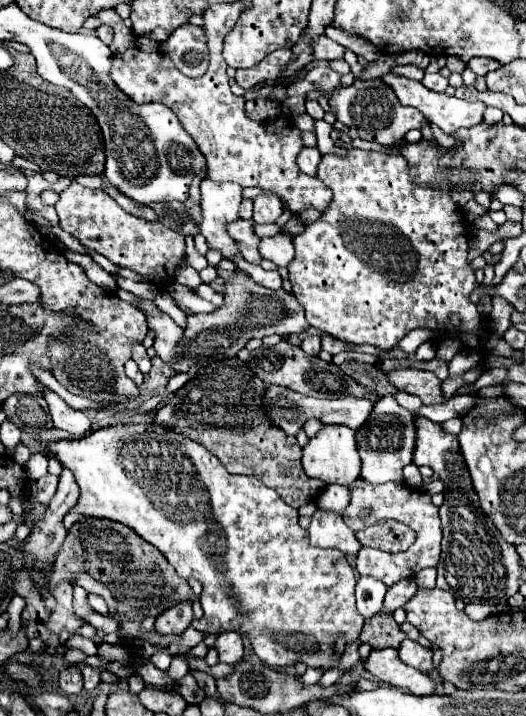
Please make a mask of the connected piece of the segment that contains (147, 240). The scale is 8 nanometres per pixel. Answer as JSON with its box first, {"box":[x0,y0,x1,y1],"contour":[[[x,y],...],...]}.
{"box":[55,181,185,289],"contour":[[[77,181],[59,193],[55,209],[59,215],[59,227],[63,231],[71,233],[83,245],[99,251],[115,265],[135,269],[141,275],[153,275],[161,279],[163,289],[175,281],[173,271],[177,267],[177,261],[185,255],[185,237],[181,233],[165,227],[163,223],[137,219],[123,211],[105,191],[87,189]]]}

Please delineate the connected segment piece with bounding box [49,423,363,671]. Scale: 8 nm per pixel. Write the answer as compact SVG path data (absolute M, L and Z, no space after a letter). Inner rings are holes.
M129 423L129 425L115 425L115 427L107 427L107 429L99 429L93 431L91 435L83 437L83 439L67 439L67 441L55 441L51 447L51 455L57 457L61 461L63 467L71 469L79 489L81 489L81 497L75 505L75 509L65 515L63 525L69 529L69 525L81 521L81 517L107 517L113 521L119 521L131 529L135 529L145 541L149 541L151 545L155 545L165 559L173 565L173 569L177 571L177 575L189 579L195 577L201 585L203 585L203 593L201 593L201 607L203 607L203 617L201 619L193 619L193 627L203 631L203 633L215 633L215 631L229 631L229 629L237 629L239 633L243 633L249 641L251 647L255 651L255 655L265 661L269 667L291 667L295 663L305 663L307 667L315 667L321 671L329 671L333 667L339 667L343 653L335 651L335 643L339 637L345 639L345 643L353 643L359 639L359 633L363 629L363 615L357 611L355 607L355 571L353 567L347 563L345 555L337 549L317 549L317 547L309 547L309 537L307 531L299 527L297 519L297 509L289 507L279 495L277 491L273 491L271 487L263 485L257 477L251 475L231 475L223 469L223 465L217 461L217 457L213 453L209 453L207 449L203 449L199 443L189 441L187 437L181 437L179 433L169 433L165 431L165 427L155 425L155 423Z

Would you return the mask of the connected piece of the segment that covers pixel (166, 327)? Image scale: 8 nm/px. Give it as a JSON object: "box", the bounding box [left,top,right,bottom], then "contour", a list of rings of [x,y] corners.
{"box":[115,288,181,363],"contour":[[[117,288],[115,294],[119,299],[131,303],[131,305],[137,305],[145,315],[147,315],[147,325],[149,329],[155,333],[155,351],[157,355],[165,361],[165,363],[171,363],[171,359],[177,355],[175,353],[175,345],[177,341],[181,339],[181,327],[167,315],[163,313],[155,301],[149,301],[149,299],[139,299],[135,297],[133,293],[129,291],[123,291],[121,288]]]}

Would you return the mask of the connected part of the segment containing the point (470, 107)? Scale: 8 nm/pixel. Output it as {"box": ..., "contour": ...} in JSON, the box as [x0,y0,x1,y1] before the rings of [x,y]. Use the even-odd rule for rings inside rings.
{"box":[383,73,487,135],"contour":[[[393,73],[383,75],[383,81],[393,87],[395,95],[399,97],[399,101],[401,101],[403,105],[417,107],[417,109],[425,115],[425,119],[427,119],[429,123],[437,125],[437,127],[439,127],[441,131],[445,131],[445,133],[451,133],[451,135],[453,135],[453,133],[457,133],[457,131],[463,129],[463,127],[473,127],[473,125],[477,125],[477,123],[483,121],[483,113],[485,113],[485,109],[487,109],[483,101],[473,101],[473,103],[469,103],[469,101],[463,101],[463,99],[457,99],[457,97],[449,97],[449,95],[445,95],[445,93],[435,93],[435,91],[427,89],[421,81],[413,81],[413,79],[407,79],[407,77],[397,77],[397,75],[393,75]]]}

